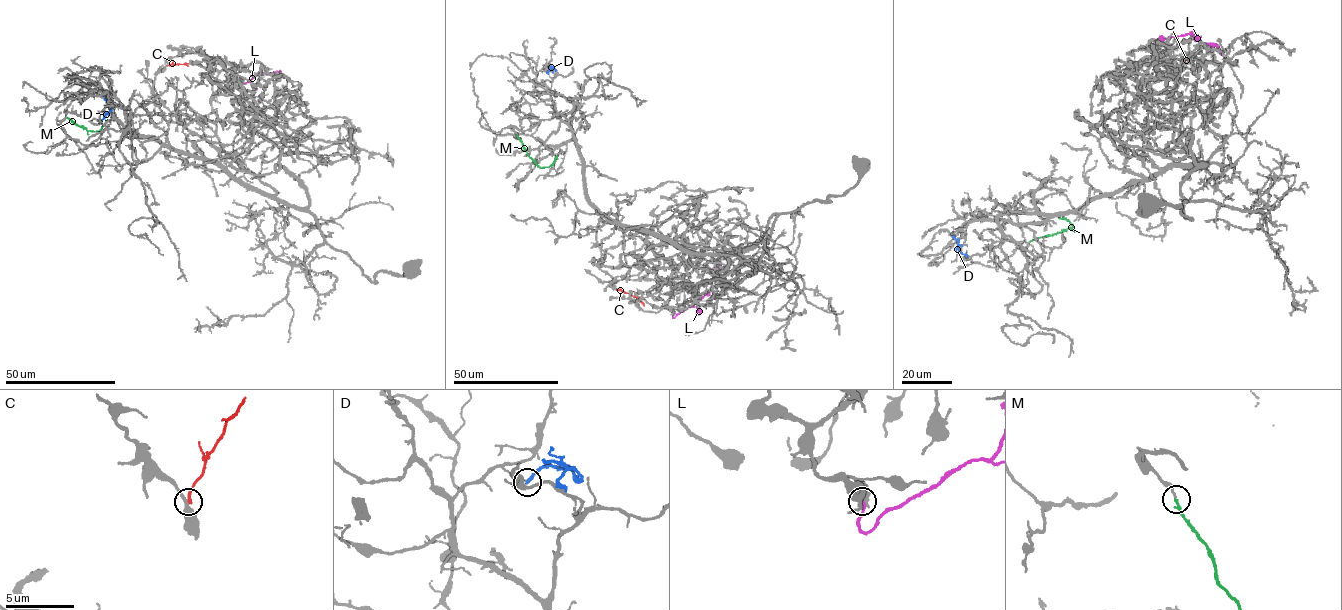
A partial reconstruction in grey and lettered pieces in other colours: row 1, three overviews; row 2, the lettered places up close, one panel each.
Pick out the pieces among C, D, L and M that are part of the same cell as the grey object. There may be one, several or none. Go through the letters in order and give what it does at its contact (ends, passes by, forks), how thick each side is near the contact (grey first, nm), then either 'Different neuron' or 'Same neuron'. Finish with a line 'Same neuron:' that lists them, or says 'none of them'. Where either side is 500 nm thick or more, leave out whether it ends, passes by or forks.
C: It ends there. Thickness 360 nm (grey) against 260 nm. Different neuron
D: It ends there. Thickness 100 nm (grey) against 240 nm. Different neuron
L: Thickness 500 nm (grey) against 200 nm. Different neuron
M: It ends there. Thickness 190 nm (grey) against 200 nm. Same neuron
Same neuron: M

